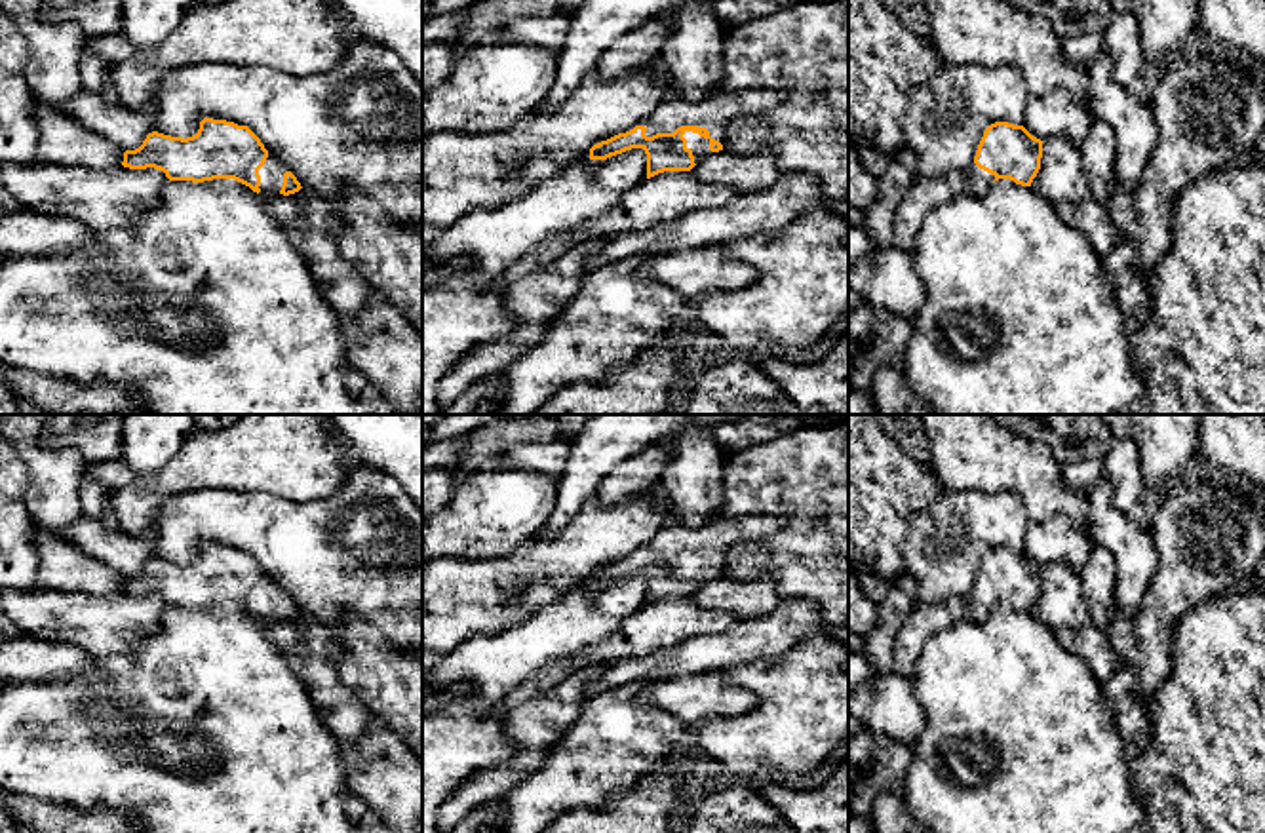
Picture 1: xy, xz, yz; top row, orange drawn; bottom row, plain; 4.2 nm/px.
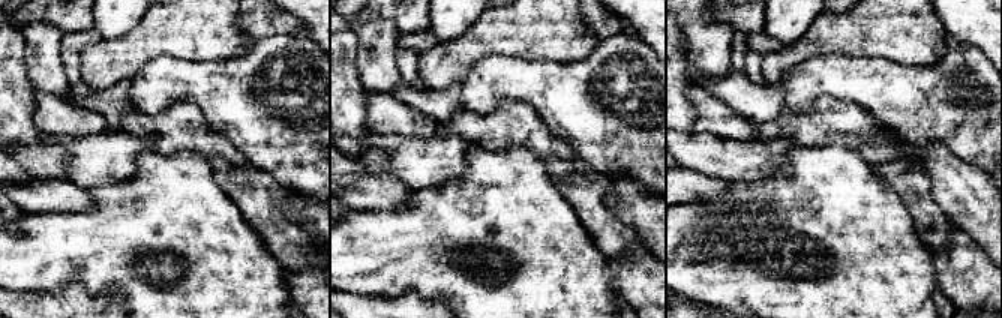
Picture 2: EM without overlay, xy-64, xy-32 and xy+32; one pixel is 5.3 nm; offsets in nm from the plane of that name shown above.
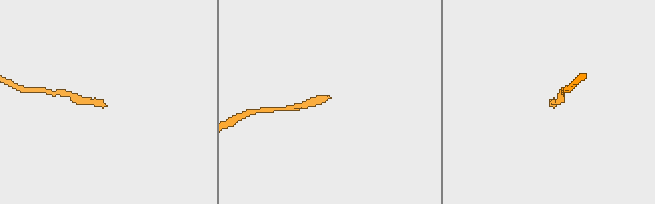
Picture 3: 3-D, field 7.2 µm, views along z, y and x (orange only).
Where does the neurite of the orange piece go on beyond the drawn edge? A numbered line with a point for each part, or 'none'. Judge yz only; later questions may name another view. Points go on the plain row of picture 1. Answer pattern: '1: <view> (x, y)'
1: yz (976, 607)

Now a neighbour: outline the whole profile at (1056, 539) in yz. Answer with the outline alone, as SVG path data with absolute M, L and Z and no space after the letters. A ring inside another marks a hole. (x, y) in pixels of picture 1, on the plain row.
M1054 515L1029 523L1023 553L1041 567L1060 561L1079 572L1094 546L1088 531L1077 529L1065 515Z

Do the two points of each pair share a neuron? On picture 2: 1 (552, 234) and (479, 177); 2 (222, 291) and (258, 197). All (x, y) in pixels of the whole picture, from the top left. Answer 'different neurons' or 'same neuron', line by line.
1: same neuron
2: different neurons

